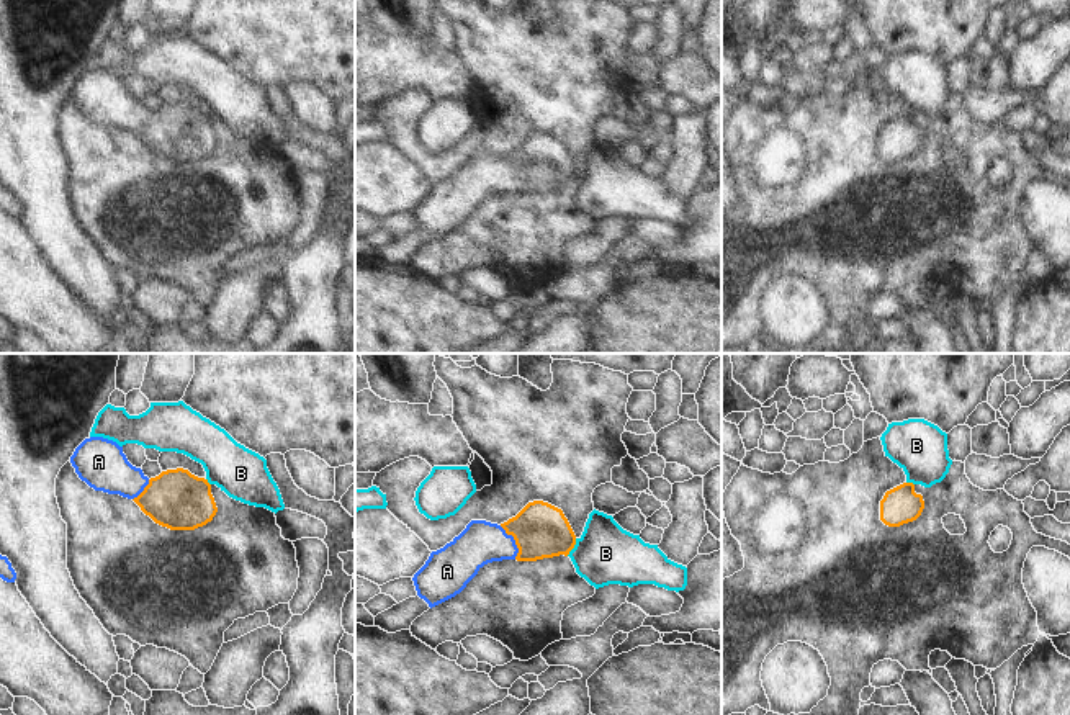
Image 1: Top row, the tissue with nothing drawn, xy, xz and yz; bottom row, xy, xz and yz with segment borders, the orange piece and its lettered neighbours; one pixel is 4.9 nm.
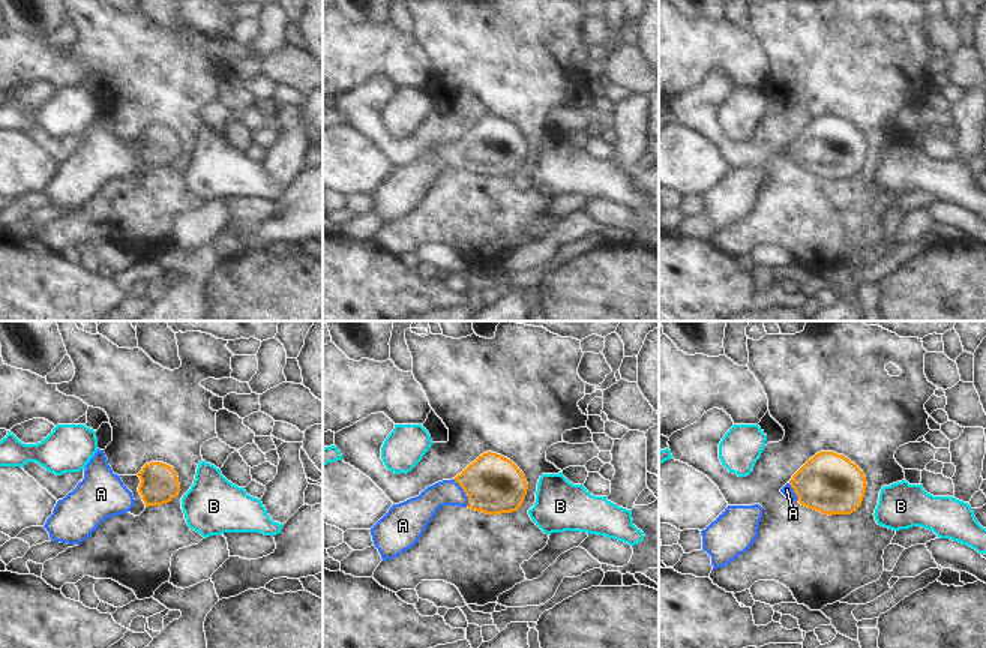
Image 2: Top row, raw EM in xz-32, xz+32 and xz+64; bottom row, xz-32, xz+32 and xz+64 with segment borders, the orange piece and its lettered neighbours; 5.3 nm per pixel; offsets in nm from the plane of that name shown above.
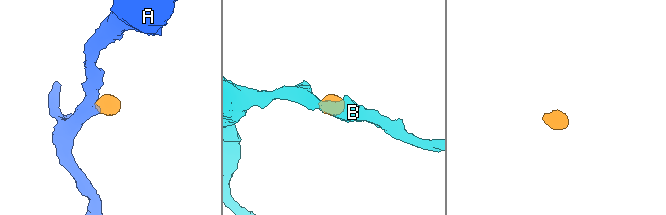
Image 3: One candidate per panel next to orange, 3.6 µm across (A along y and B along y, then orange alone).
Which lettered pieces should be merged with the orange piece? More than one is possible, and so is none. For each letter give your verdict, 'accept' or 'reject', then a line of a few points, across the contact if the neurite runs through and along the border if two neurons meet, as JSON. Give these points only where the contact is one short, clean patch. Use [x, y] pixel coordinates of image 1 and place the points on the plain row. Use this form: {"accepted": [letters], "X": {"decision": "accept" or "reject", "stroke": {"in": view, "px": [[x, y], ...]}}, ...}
{"accepted": ["A"], "A": {"decision": "accept", "stroke": {"in": "xz", "px": [[540, 164], [516, 175], [481, 175]]}}, "B": {"decision": "reject", "stroke": {"in": "xz", "px": [[576, 172], [576, 177], [566, 188]]}}}

